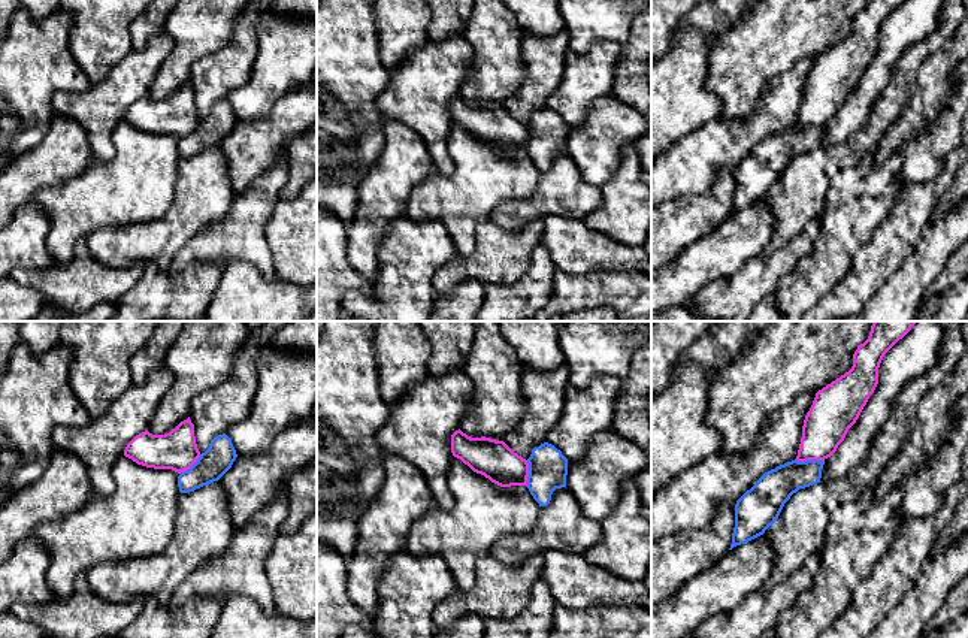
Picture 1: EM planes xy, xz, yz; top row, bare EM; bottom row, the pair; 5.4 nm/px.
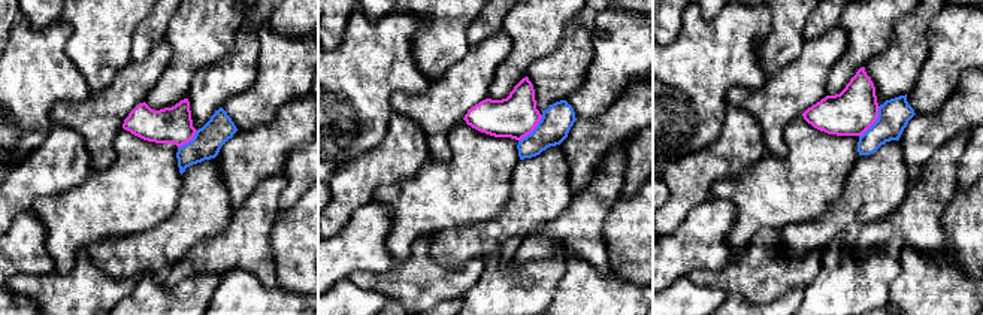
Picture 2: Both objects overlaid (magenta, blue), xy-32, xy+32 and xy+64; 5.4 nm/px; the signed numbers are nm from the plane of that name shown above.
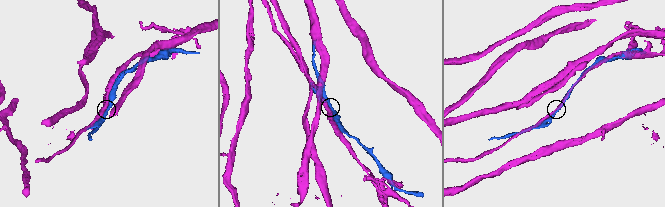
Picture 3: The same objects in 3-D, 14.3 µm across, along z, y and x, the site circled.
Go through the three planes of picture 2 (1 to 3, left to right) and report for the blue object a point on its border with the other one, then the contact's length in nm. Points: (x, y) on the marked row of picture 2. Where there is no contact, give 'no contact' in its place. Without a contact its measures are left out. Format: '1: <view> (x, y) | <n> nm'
1: xy-32 (188, 141) | 150 nm
2: xy+32 (532, 130) | 190 nm
3: xy+64 (874, 121) | 200 nm

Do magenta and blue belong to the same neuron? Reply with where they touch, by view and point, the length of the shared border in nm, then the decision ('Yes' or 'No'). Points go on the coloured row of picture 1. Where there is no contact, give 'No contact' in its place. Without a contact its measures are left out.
Touches magenta at yz (810, 459). Shared border 160 nm. Yes

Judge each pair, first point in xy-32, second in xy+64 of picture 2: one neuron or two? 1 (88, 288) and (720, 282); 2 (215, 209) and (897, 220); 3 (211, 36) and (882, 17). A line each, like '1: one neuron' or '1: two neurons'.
1: one neuron
2: two neurons
3: one neuron

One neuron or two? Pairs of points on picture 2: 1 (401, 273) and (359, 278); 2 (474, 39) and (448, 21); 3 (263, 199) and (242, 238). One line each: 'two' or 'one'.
1: one
2: two
3: one

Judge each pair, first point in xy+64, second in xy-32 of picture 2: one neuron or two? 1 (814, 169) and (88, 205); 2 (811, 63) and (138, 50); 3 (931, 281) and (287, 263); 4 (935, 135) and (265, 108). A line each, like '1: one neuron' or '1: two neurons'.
1: one neuron
2: two neurons
3: two neurons
4: two neurons

